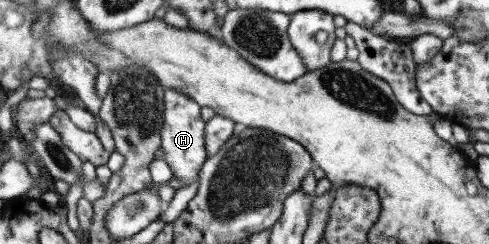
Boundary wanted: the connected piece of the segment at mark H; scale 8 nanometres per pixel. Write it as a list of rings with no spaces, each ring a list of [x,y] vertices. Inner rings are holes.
[[[165,90],[163,94],[163,125],[160,129],[160,147],[163,160],[171,169],[172,178],[179,181],[179,189],[185,188],[198,178],[199,169],[205,159],[204,121],[200,118],[200,107],[183,94]]]

